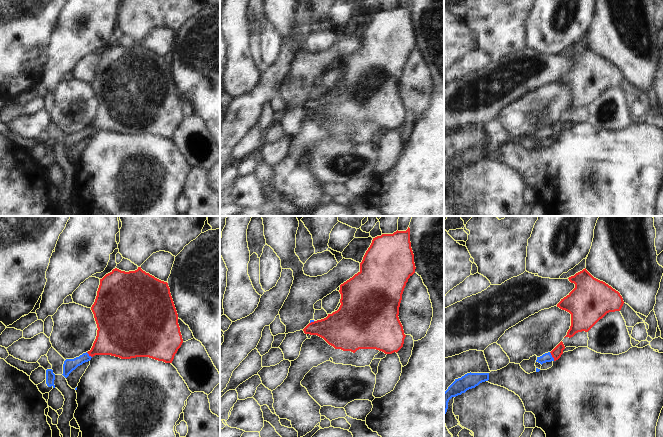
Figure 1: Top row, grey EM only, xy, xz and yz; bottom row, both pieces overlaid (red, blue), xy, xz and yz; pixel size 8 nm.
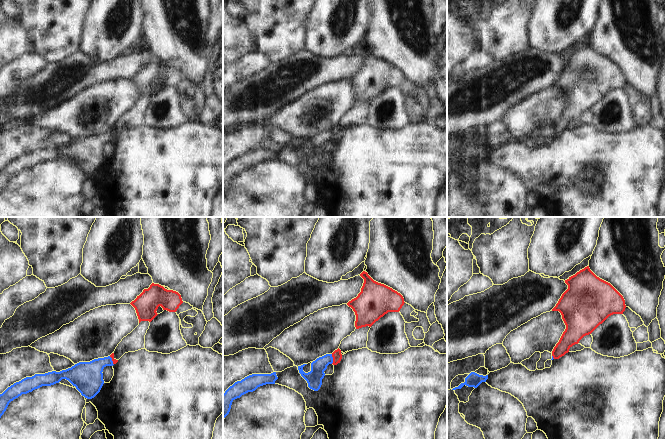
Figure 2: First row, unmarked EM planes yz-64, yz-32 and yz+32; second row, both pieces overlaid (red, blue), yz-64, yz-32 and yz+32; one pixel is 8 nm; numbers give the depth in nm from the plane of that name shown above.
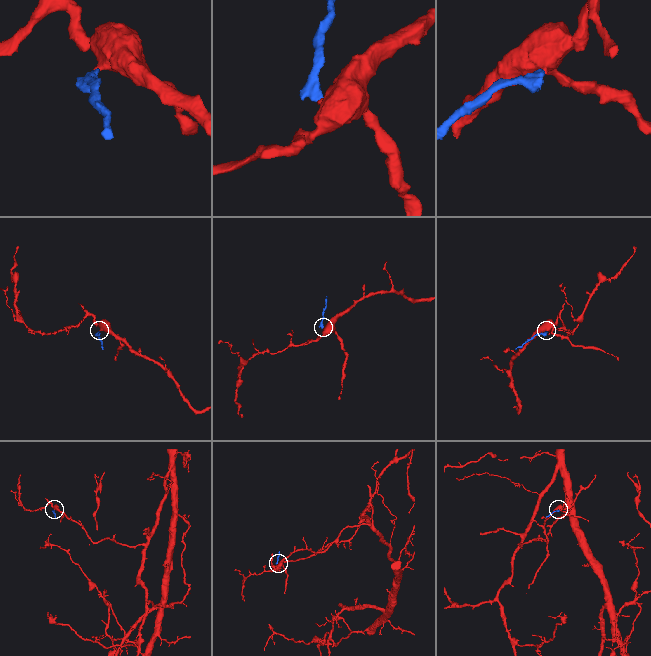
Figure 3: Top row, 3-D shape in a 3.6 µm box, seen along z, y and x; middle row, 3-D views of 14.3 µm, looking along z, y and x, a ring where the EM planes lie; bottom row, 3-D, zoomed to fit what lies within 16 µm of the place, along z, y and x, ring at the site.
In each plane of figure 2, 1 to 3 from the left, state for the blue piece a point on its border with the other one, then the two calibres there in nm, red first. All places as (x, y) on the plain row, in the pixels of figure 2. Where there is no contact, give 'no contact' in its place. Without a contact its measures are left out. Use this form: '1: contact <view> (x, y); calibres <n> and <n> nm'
1: contact yz-64 (112, 136); calibres 40 and 240 nm
2: contact yz-32 (333, 135); calibres 80 and 130 nm
3: contact yz+32 (553, 133); calibres 150 and 20 nm

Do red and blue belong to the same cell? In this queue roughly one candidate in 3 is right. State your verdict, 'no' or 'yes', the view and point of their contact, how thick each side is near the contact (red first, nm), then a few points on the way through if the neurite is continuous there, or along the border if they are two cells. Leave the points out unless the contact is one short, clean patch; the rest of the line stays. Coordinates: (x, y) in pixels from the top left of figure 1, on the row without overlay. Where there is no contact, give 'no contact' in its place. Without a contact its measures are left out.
no; contact yz (552, 132); calibres 90 and 80 nm; border yz (549, 128), (554, 136)

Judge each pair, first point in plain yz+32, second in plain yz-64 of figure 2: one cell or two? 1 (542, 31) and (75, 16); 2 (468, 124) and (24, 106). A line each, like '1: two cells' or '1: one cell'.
1: two cells
2: one cell

